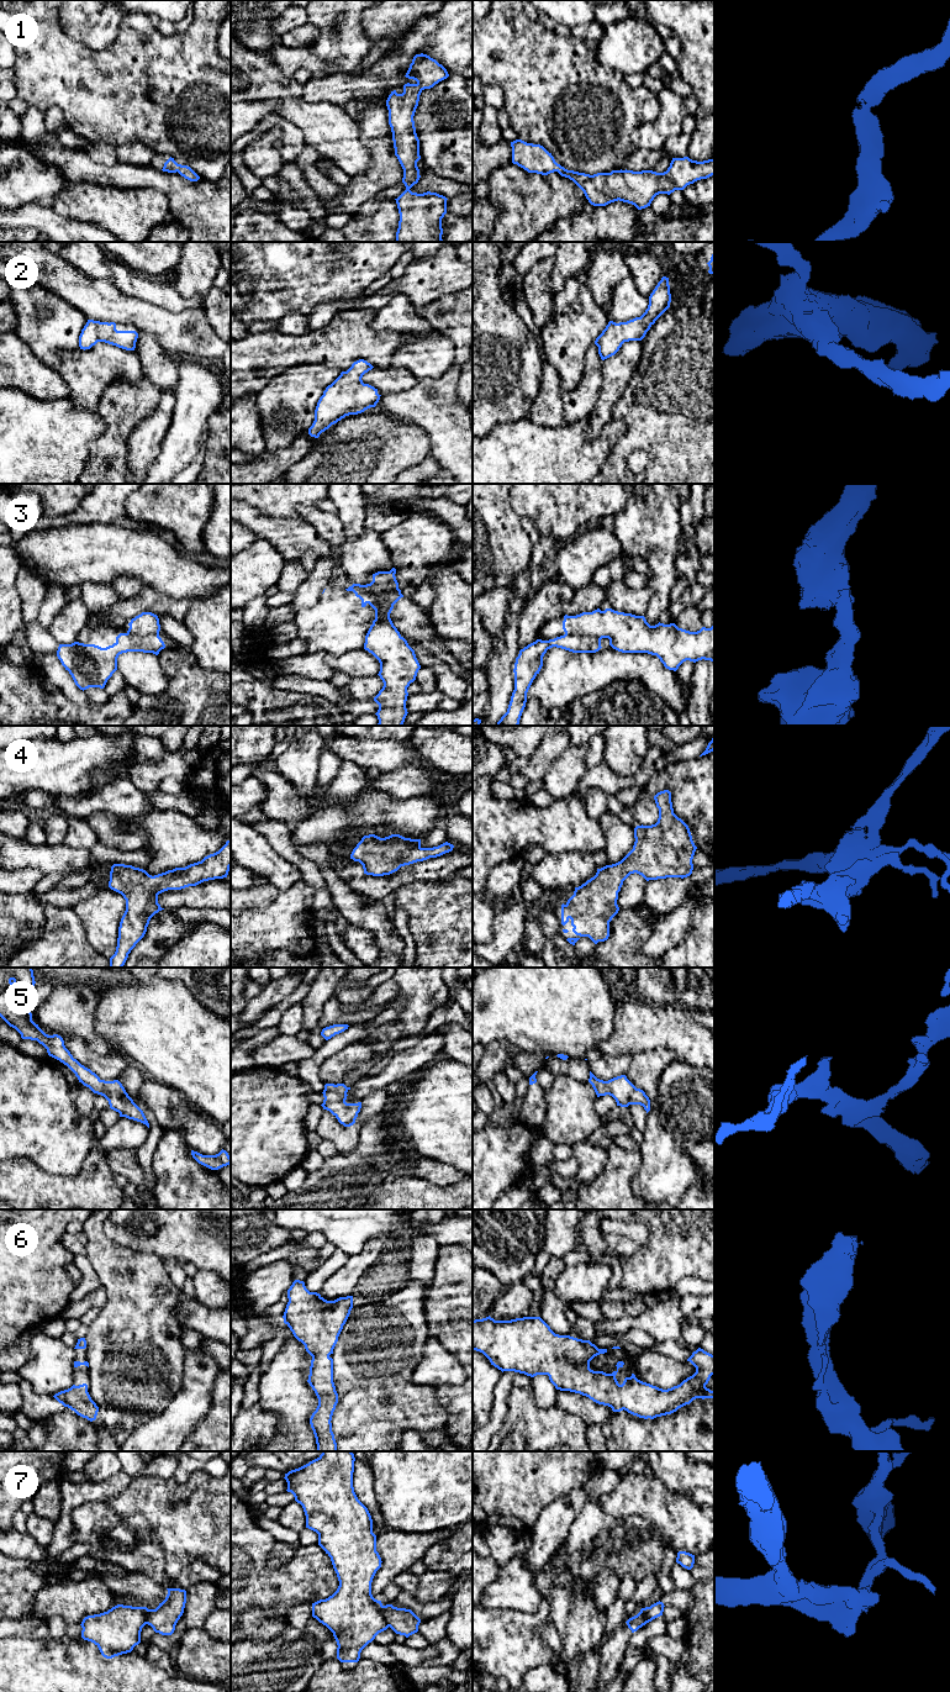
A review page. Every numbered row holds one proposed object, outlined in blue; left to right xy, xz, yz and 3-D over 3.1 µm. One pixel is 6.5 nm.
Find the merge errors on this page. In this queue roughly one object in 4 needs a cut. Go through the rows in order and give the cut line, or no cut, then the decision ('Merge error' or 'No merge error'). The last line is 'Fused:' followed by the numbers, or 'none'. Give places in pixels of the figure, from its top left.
1: No split. No merge error
2: No split. No merge error
3: Split along yz (565, 633), (590, 634), (601, 638). Merge error
4: No split. No merge error
5: No split. No merge error
6: No split. No merge error
7: Split along xz (381, 1606), (383, 1614), (389, 1625). Merge error
Fused: 3, 7

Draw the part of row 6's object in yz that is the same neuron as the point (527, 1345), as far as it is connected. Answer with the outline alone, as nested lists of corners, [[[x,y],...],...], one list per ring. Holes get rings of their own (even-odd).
[[[490,1316],[482,1319],[473,1321],[473,1350],[482,1353],[498,1370],[514,1371],[534,1377],[537,1375],[548,1375],[550,1382],[560,1391],[570,1391],[589,1397],[593,1402],[603,1406],[608,1406],[613,1412],[627,1411],[628,1413],[644,1419],[654,1419],[656,1417],[671,1414],[679,1408],[690,1404],[696,1398],[714,1398],[714,1391],[706,1387],[712,1375],[714,1375],[714,1355],[698,1348],[687,1359],[695,1367],[696,1372],[684,1380],[680,1385],[667,1390],[659,1388],[650,1383],[643,1382],[632,1374],[630,1377],[626,1377],[623,1383],[619,1385],[616,1375],[619,1367],[623,1367],[624,1362],[617,1362],[617,1370],[612,1374],[603,1371],[593,1371],[590,1369],[590,1361],[600,1355],[607,1353],[607,1349],[598,1349],[590,1340],[577,1339],[570,1335],[555,1334],[550,1327],[540,1317],[523,1317],[511,1321],[495,1321]]]

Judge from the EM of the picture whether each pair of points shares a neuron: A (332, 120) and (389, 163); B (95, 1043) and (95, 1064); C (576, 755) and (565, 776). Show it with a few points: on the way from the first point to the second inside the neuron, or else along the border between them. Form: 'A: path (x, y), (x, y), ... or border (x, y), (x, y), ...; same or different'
A: border (355, 120), (359, 140), (370, 158), (365, 170); different
B: border (69, 1038), (82, 1038), (100, 1054), (112, 1053); different
C: path (573, 760), (566, 771); same

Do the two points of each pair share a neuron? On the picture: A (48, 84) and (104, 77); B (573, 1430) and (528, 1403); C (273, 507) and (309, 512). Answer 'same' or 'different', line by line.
A: same
B: same
C: different

